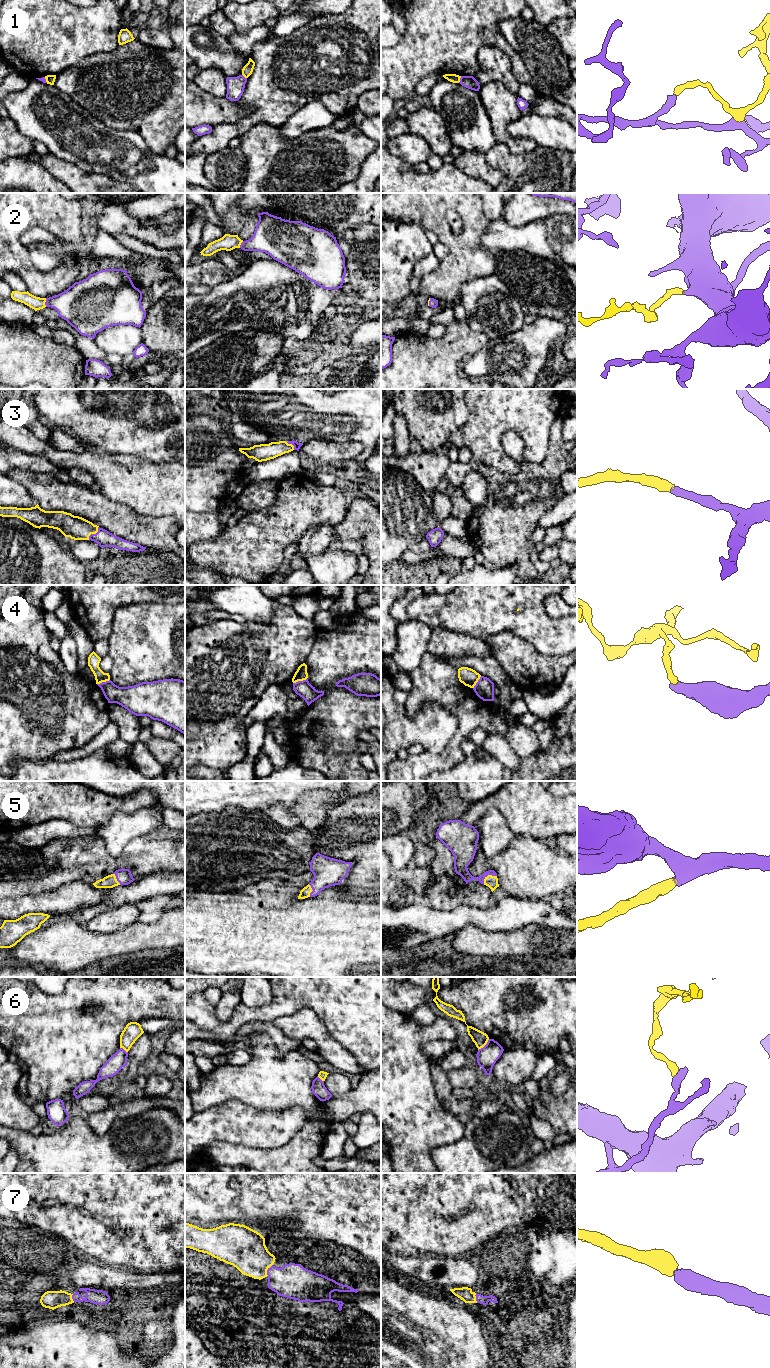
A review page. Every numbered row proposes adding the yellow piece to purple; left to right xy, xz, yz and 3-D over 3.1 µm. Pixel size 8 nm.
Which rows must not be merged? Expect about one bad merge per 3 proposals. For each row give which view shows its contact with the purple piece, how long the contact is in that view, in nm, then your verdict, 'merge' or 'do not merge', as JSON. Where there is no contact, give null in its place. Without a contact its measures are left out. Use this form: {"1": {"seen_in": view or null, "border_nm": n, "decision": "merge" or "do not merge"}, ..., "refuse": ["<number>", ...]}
{"1": {"seen_in": "yz", "border_nm": 60, "decision": "do not merge"}, "2": {"seen_in": "xy", "border_nm": 70, "decision": "merge"}, "3": {"seen_in": "xy", "border_nm": 140, "decision": "merge"}, "4": {"seen_in": "xz", "border_nm": 120, "decision": "do not merge"}, "5": {"seen_in": "yz", "border_nm": 130, "decision": "merge"}, "6": {"seen_in": "yz", "border_nm": 130, "decision": "do not merge"}, "7": {"seen_in": "xz", "border_nm": 120, "decision": "merge"}, "refuse": ["1", "4", "6"]}

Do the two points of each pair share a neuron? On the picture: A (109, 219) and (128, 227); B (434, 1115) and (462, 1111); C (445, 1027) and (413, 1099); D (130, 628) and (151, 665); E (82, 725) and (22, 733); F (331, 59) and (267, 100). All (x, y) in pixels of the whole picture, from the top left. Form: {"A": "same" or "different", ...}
{"A": "same", "B": "different", "C": "same", "D": "same", "E": "same", "F": "same"}

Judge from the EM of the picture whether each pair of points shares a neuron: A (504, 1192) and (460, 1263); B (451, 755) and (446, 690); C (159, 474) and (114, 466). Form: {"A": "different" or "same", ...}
{"A": "different", "B": "same", "C": "same"}

